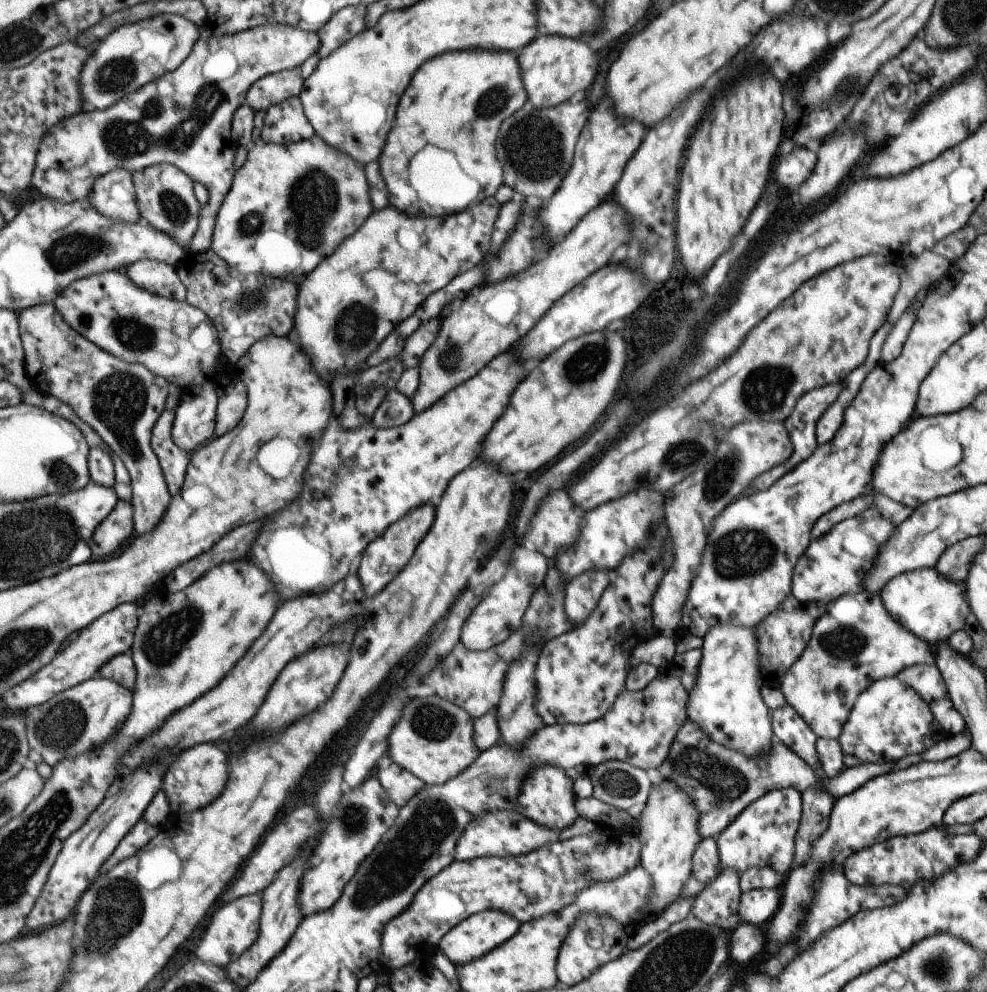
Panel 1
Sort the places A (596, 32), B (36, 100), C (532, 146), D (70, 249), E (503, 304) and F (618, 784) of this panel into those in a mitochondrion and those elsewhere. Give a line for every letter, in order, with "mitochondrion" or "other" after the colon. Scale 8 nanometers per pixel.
A: other
B: other
C: mitochondrion
D: mitochondrion
E: other
F: mitochondrion

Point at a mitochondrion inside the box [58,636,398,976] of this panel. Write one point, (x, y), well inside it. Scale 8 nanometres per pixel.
(100, 936)

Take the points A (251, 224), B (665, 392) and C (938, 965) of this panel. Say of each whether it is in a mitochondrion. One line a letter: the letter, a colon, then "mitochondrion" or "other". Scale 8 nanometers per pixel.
A: mitochondrion
B: other
C: mitochondrion

